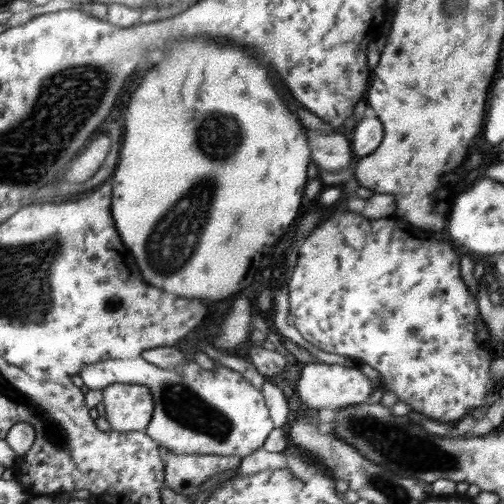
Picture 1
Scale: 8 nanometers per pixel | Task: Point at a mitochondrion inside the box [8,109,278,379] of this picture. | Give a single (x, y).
(185, 222)

